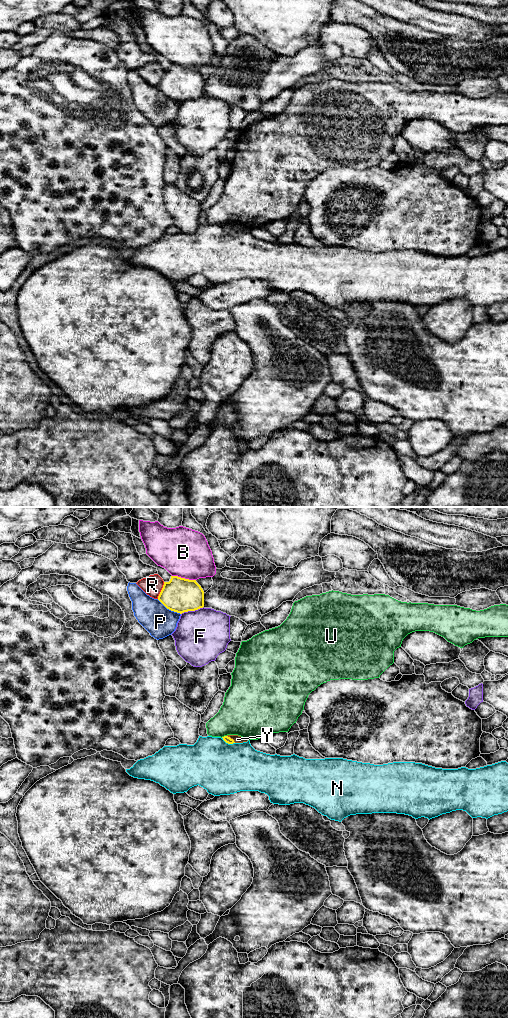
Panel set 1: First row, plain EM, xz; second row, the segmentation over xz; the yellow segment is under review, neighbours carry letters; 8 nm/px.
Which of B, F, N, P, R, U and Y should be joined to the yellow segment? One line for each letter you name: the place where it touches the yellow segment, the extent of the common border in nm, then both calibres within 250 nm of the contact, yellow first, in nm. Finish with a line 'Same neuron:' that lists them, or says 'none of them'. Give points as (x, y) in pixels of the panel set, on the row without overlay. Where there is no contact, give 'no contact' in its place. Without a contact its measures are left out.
Same neuron: none of them

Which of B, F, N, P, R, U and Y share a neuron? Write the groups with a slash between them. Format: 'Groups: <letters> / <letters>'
Groups: B / F / N / P / R / U / Y

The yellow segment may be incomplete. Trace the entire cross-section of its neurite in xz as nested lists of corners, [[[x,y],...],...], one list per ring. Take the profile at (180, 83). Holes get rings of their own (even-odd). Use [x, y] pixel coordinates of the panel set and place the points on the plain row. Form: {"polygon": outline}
{"polygon": [[[171,64],[169,70],[164,70],[158,88],[169,98],[184,101],[204,95],[204,79],[196,68],[189,68],[178,64]]]}

